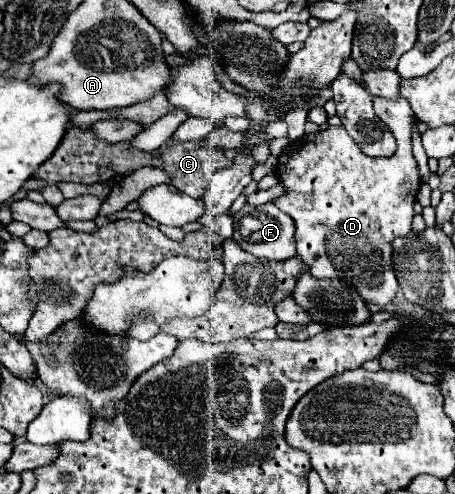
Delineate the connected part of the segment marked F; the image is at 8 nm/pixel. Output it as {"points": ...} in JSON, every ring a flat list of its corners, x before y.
{"points":[[272,203,260,205,250,209,250,205,244,205,234,215,234,241,254,257,264,257,270,261,286,261,296,255,296,243,294,243,294,225,292,217,282,213,280,209,274,209]]}

